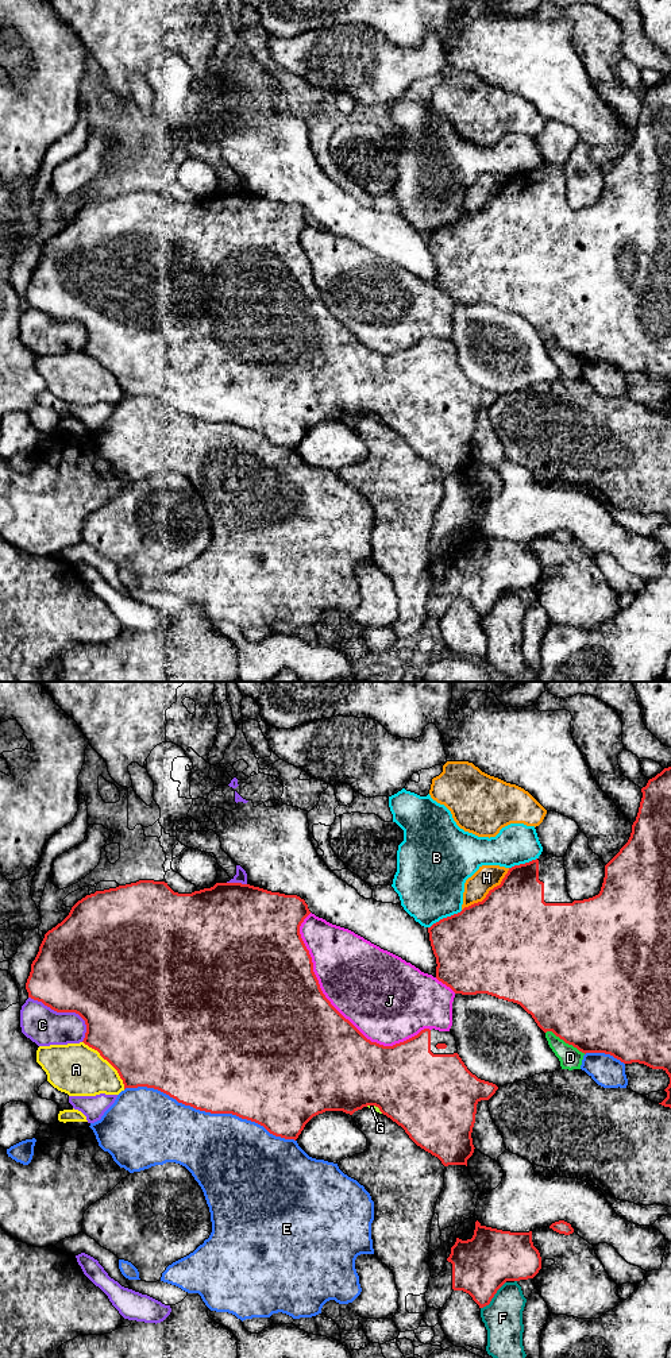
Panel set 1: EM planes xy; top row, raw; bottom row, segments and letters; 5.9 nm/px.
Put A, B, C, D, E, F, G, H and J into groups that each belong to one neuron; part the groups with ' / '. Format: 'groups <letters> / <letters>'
groups A / B / C / D H / E / F / G / J

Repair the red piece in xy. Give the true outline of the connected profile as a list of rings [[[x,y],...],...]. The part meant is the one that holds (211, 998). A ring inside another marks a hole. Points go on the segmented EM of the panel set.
[[[139,880],[104,891],[96,891],[78,900],[69,915],[45,934],[39,952],[31,964],[26,983],[28,998],[42,1002],[57,1012],[76,1012],[86,1025],[84,1043],[97,1050],[119,1073],[126,1088],[147,1087],[158,1089],[178,1103],[211,1114],[232,1114],[263,1126],[270,1134],[285,1139],[297,1139],[305,1124],[325,1111],[343,1111],[352,1115],[367,1106],[379,1111],[401,1126],[421,1149],[437,1157],[444,1166],[466,1165],[474,1153],[473,1127],[477,1104],[489,1100],[498,1087],[473,1075],[458,1054],[451,1031],[424,1029],[417,1035],[383,1046],[367,1039],[325,998],[313,972],[313,962],[306,949],[300,926],[311,914],[308,904],[297,895],[271,892],[242,883],[216,883],[211,888],[192,894],[174,892],[167,883]]]

